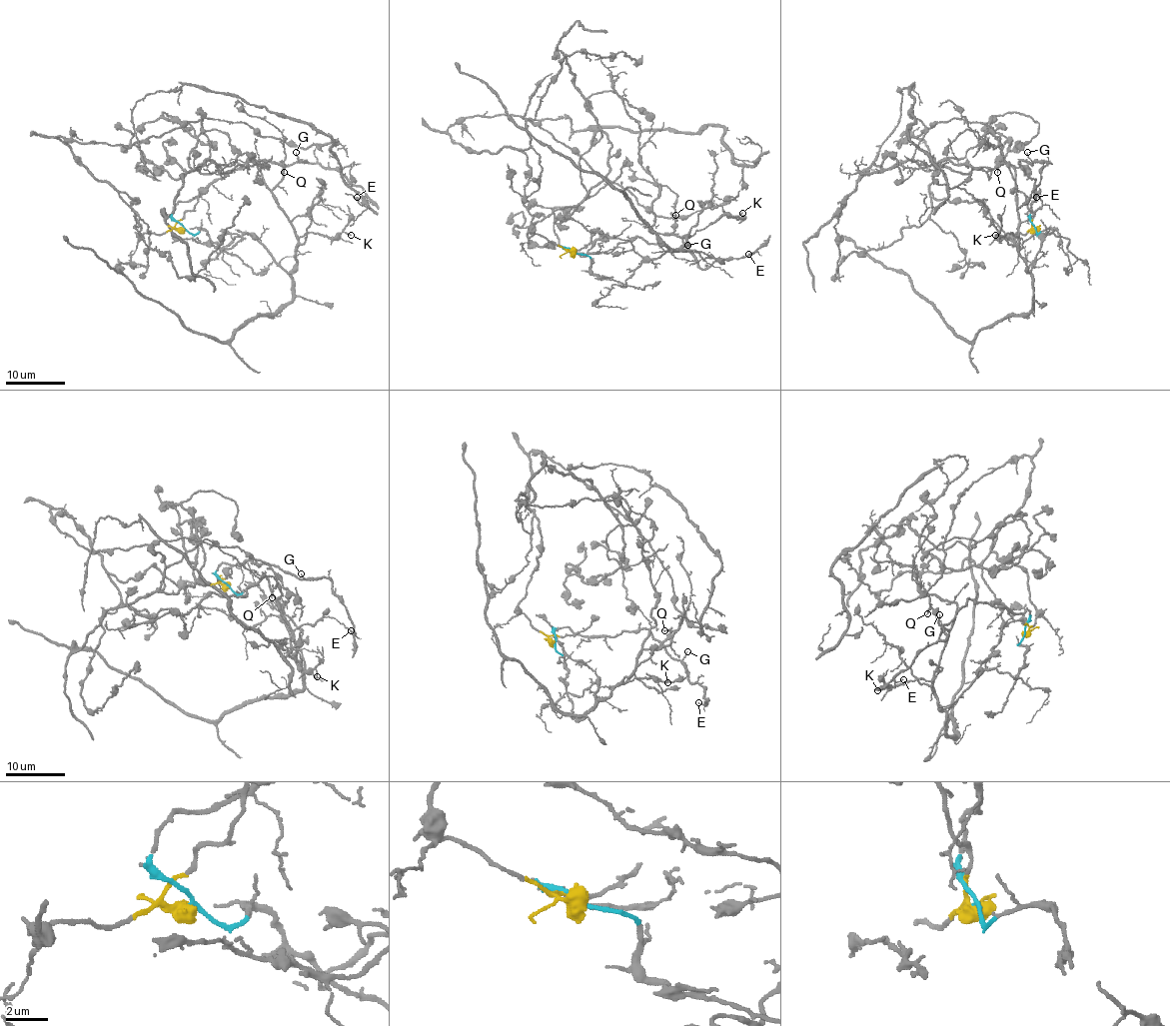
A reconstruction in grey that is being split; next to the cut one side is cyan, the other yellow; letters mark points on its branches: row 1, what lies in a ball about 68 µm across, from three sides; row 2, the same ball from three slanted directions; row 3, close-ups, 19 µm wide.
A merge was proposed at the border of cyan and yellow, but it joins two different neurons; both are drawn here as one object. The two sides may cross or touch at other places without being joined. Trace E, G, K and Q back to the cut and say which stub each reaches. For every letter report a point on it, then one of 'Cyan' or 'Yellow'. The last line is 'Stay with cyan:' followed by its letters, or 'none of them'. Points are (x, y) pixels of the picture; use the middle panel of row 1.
E: Place: (748, 254). Cyan
G: Place: (687, 245). Cyan
K: Place: (742, 213). Yellow
Q: Place: (675, 215). Yellow
Stay with cyan: E, G

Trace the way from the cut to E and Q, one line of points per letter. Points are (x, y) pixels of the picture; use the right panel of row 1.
E: (1035, 228), (1029, 216), (1035, 180), (1020, 161), (1050, 162), (1041, 170), (1037, 197)
Q: (1035, 229), (1007, 235), (977, 201), (936, 199), (925, 143), (898, 143), (983, 122), (996, 173)

